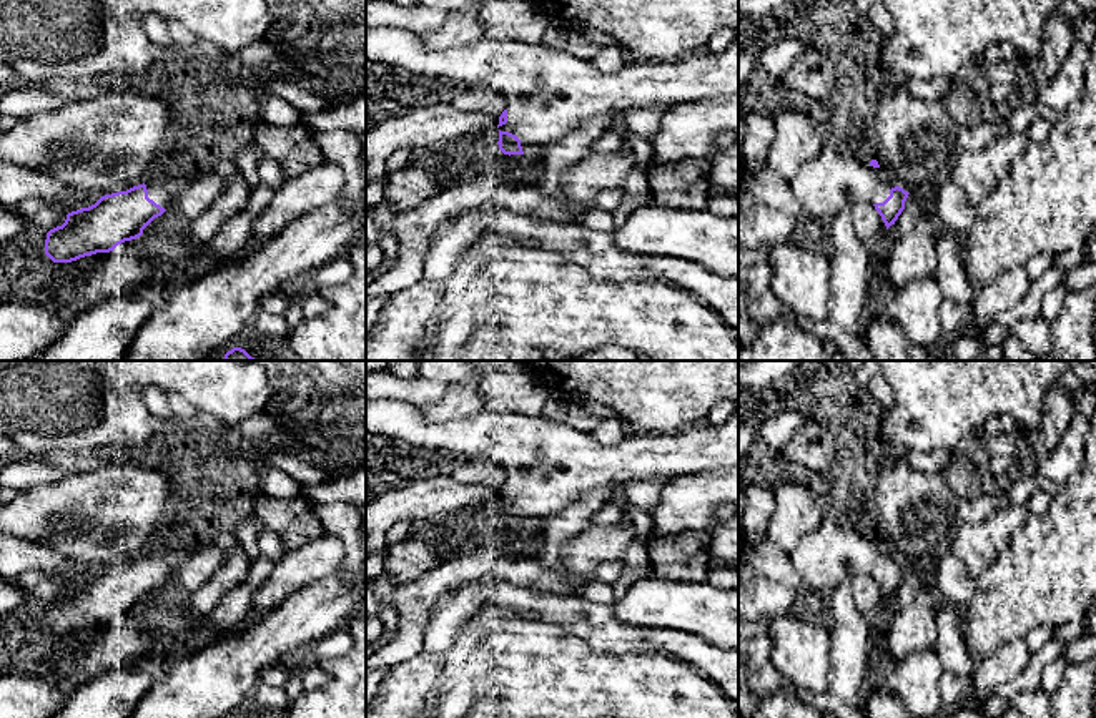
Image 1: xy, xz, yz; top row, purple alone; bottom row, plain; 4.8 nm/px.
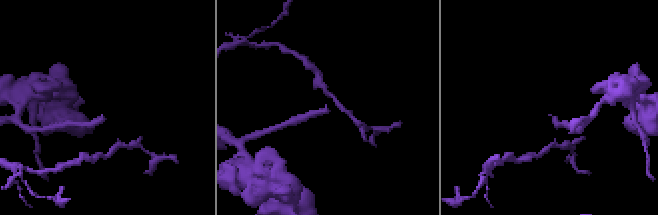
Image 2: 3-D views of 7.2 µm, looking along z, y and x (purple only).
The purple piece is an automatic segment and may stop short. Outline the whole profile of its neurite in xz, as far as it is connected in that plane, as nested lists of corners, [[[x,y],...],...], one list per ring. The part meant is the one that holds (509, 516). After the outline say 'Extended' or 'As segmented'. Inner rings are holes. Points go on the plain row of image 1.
[[[366,401],[366,437],[386,435],[416,447],[444,449],[466,459],[499,462],[507,479],[499,489],[499,522],[504,527],[542,524],[582,494],[602,485],[662,477],[702,474],[738,467],[738,412],[720,425],[697,424],[670,434],[629,435],[615,445],[600,444],[589,432],[514,412],[489,407],[447,422],[429,422],[417,406]]]. Extended

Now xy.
[[[156,543],[143,557],[105,567],[95,577],[68,585],[62,598],[47,605],[45,627],[53,635],[72,635],[96,625],[110,625],[118,617],[140,610],[155,590],[175,582],[178,568],[193,557],[196,547],[198,543],[188,547]]]. Extended

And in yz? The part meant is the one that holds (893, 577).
[[[823,517],[822,524],[798,542],[790,560],[803,580],[803,590],[817,593],[825,603],[845,578],[861,573],[875,578],[888,602],[905,582],[910,567],[885,548],[876,532],[861,534],[853,527],[840,525],[832,517]]]. Extended

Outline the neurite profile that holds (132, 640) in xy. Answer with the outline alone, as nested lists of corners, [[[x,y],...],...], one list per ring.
[[[141,607],[110,623],[88,647],[77,671],[62,671],[50,680],[70,695],[105,673],[158,661],[171,643],[170,635]]]

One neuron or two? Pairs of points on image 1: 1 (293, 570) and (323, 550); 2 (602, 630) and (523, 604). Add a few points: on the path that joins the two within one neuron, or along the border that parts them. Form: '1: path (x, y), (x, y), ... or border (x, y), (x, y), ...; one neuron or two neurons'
1: path (300, 567), (316, 557); one neuron
2: path (582, 620), (574, 614), (543, 605); one neuron

